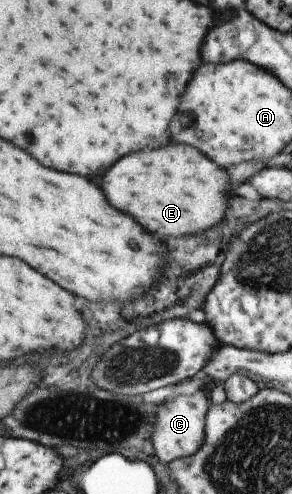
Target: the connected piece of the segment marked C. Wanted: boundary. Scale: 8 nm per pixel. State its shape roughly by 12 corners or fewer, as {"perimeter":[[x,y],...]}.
{"perimeter":[[202,387],[158,404],[150,436],[162,463],[204,444]]}

